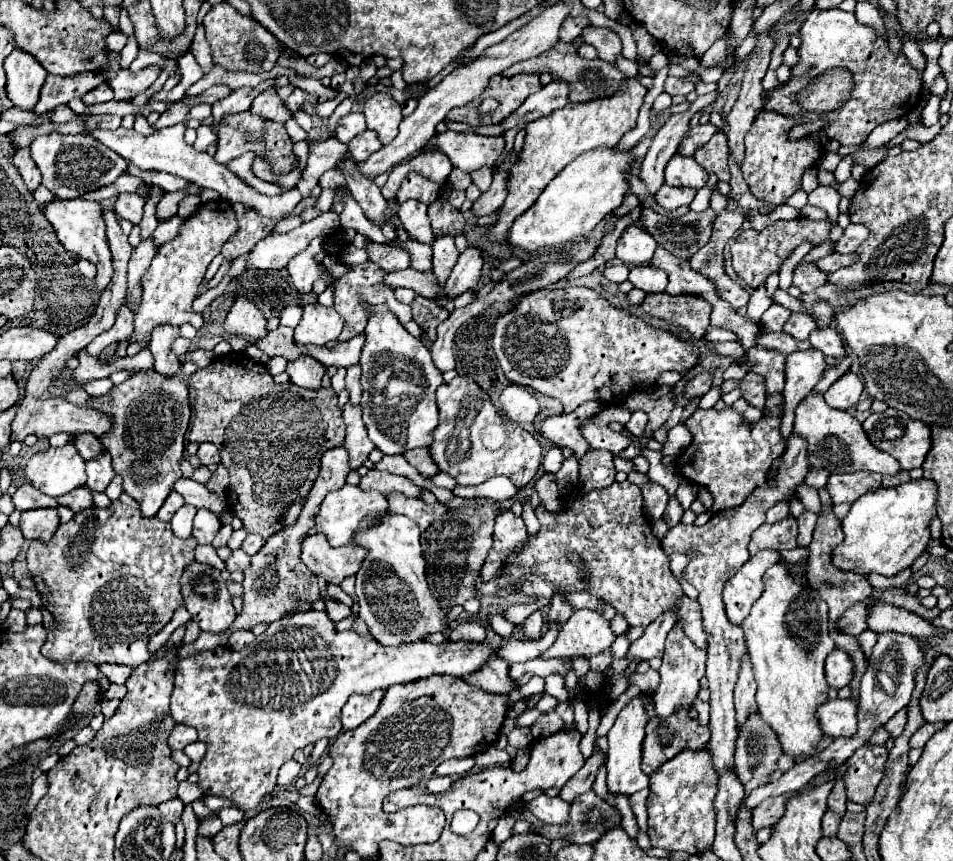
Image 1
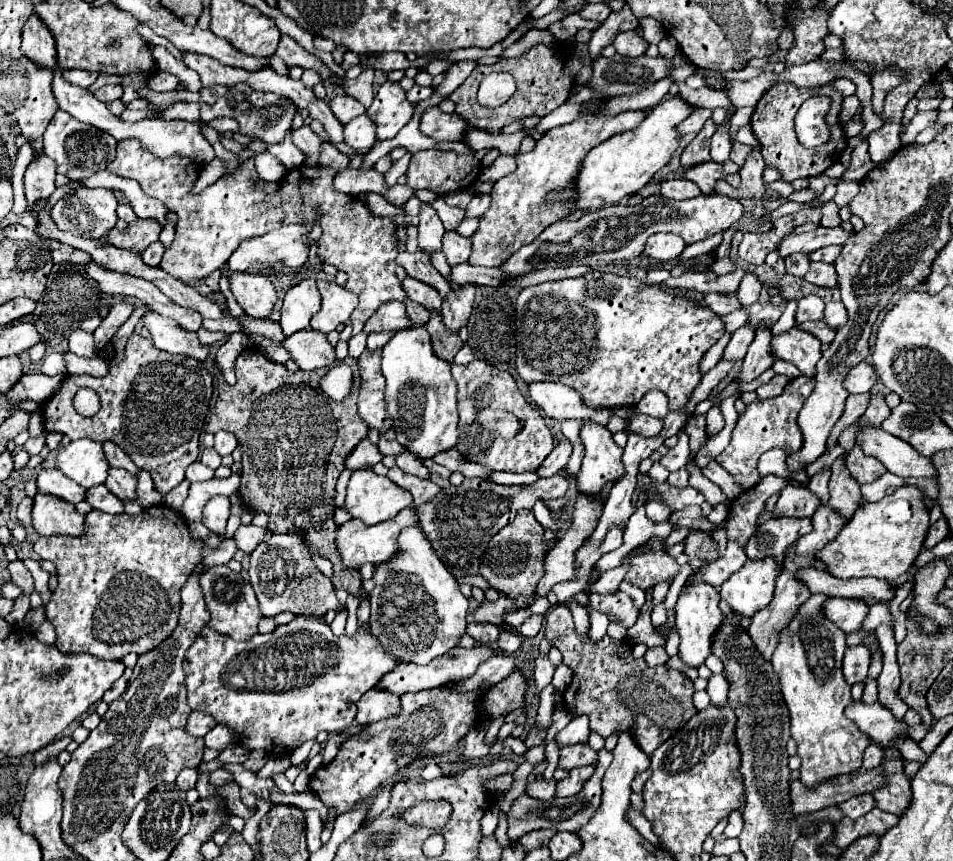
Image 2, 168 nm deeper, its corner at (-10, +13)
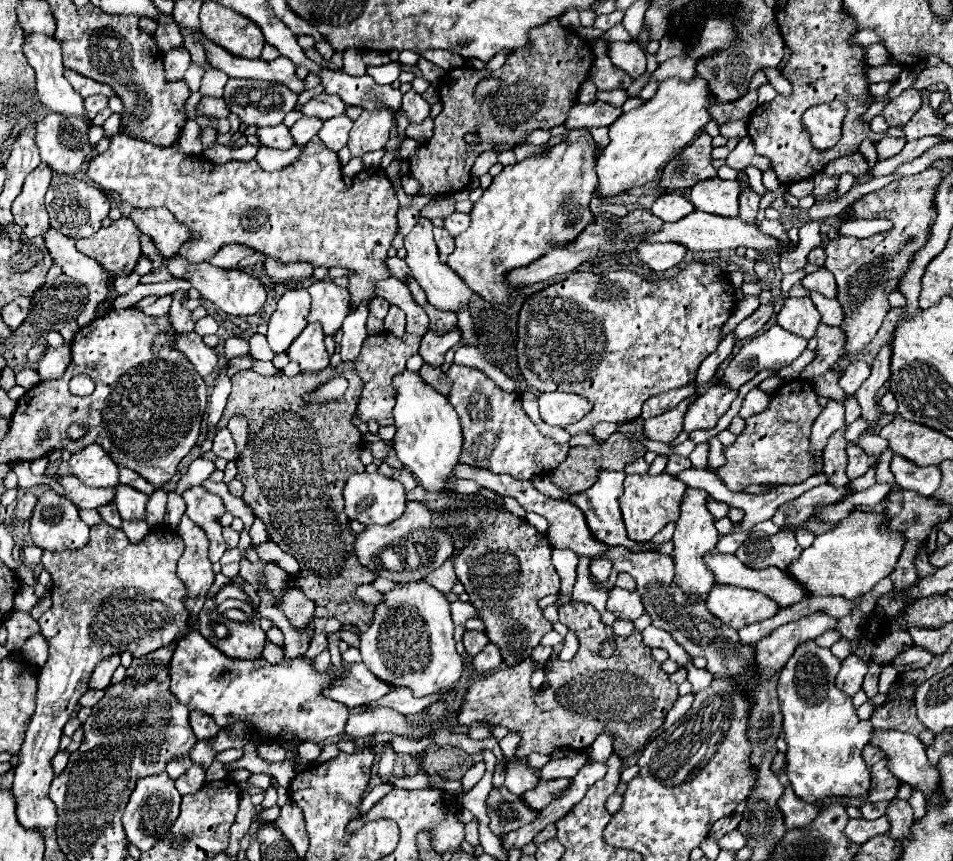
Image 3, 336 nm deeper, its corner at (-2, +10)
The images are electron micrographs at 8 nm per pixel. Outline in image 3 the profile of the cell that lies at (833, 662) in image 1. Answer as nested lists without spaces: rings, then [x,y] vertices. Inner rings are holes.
[[[852,654],[842,660],[842,668],[836,676],[836,686],[848,696],[854,696],[862,688],[862,680],[868,672],[868,664],[864,658]]]

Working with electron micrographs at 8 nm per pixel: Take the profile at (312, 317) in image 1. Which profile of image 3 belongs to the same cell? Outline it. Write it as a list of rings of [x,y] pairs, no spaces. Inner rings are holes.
[[[314,282],[308,288],[312,296],[312,306],[308,314],[308,322],[320,322],[326,336],[334,336],[344,318],[348,316],[348,304],[350,304],[350,292],[346,288],[336,286],[334,282]]]

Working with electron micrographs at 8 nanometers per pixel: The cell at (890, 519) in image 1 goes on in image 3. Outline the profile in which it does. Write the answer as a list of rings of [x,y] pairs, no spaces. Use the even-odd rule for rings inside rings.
[[[850,512],[848,518],[816,536],[814,544],[790,562],[786,568],[788,576],[794,578],[808,596],[842,596],[848,600],[864,596],[894,570],[904,546],[904,538],[900,534],[878,532],[880,520],[882,516],[876,512]]]

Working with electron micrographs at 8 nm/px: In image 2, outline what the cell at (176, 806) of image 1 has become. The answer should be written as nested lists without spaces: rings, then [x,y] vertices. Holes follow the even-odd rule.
[[[186,769],[186,771],[182,771],[182,773],[178,775],[176,785],[178,785],[178,789],[182,789],[182,791],[190,791],[190,789],[194,789],[196,779],[198,779],[198,771],[196,771],[196,769]]]

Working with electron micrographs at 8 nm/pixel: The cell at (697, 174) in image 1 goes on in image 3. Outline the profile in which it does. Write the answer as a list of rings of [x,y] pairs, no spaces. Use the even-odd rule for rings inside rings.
[[[712,178],[710,182],[700,182],[690,190],[690,202],[696,210],[728,218],[738,216],[738,196],[740,184],[736,180]]]

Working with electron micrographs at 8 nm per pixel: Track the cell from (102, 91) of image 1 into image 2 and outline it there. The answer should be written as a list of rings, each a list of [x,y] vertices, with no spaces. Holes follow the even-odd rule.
[[[106,85],[106,87],[100,87],[100,89],[94,93],[94,97],[96,97],[96,99],[102,99],[102,103],[120,99],[120,97],[122,97],[122,85]]]

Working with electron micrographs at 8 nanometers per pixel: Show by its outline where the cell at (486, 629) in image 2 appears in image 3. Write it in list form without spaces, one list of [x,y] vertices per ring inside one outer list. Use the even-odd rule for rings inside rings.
[[[466,630],[462,642],[464,642],[466,652],[468,652],[470,656],[476,656],[476,654],[488,644],[488,638],[486,638],[486,634],[480,632],[480,630]]]

